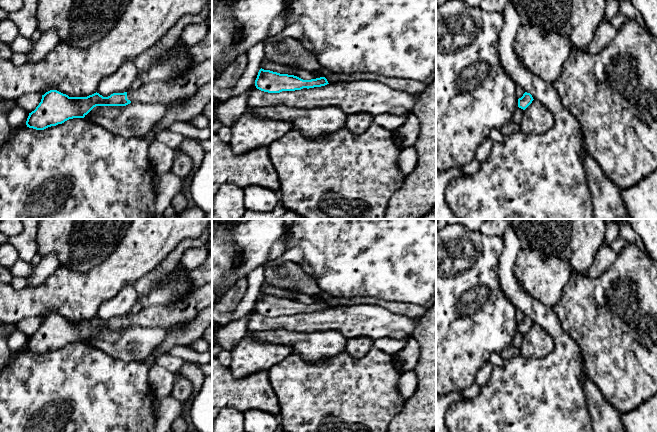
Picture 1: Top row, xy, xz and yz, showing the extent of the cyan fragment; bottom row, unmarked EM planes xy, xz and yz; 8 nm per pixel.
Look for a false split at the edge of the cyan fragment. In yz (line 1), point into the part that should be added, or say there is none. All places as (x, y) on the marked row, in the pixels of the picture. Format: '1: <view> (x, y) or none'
1: none

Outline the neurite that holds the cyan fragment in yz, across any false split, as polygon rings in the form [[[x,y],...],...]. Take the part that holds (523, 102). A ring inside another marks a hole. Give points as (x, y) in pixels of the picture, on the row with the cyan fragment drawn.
[[[525,92],[521,98],[518,99],[518,107],[525,110],[533,101],[530,93]]]

